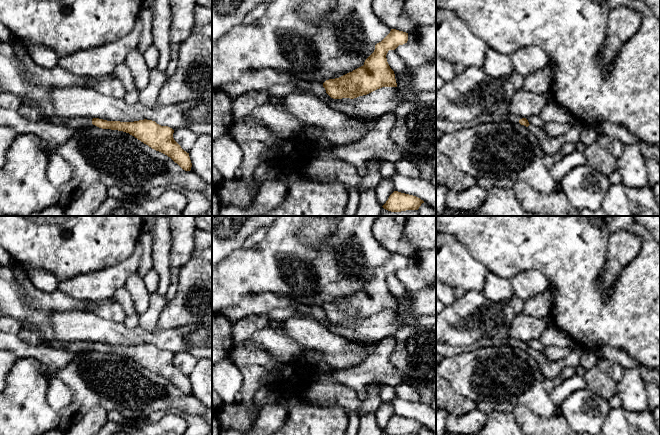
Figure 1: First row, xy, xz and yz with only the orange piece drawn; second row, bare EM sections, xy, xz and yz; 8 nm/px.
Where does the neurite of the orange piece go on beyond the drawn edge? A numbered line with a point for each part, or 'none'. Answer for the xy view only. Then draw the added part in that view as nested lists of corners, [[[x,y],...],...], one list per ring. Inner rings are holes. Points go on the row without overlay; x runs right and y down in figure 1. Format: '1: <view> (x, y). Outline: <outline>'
1: xy (78, 346). Outline: [[[56,339],[50,341],[51,348],[70,352],[97,351],[92,348],[92,343],[89,341],[62,342]]]

